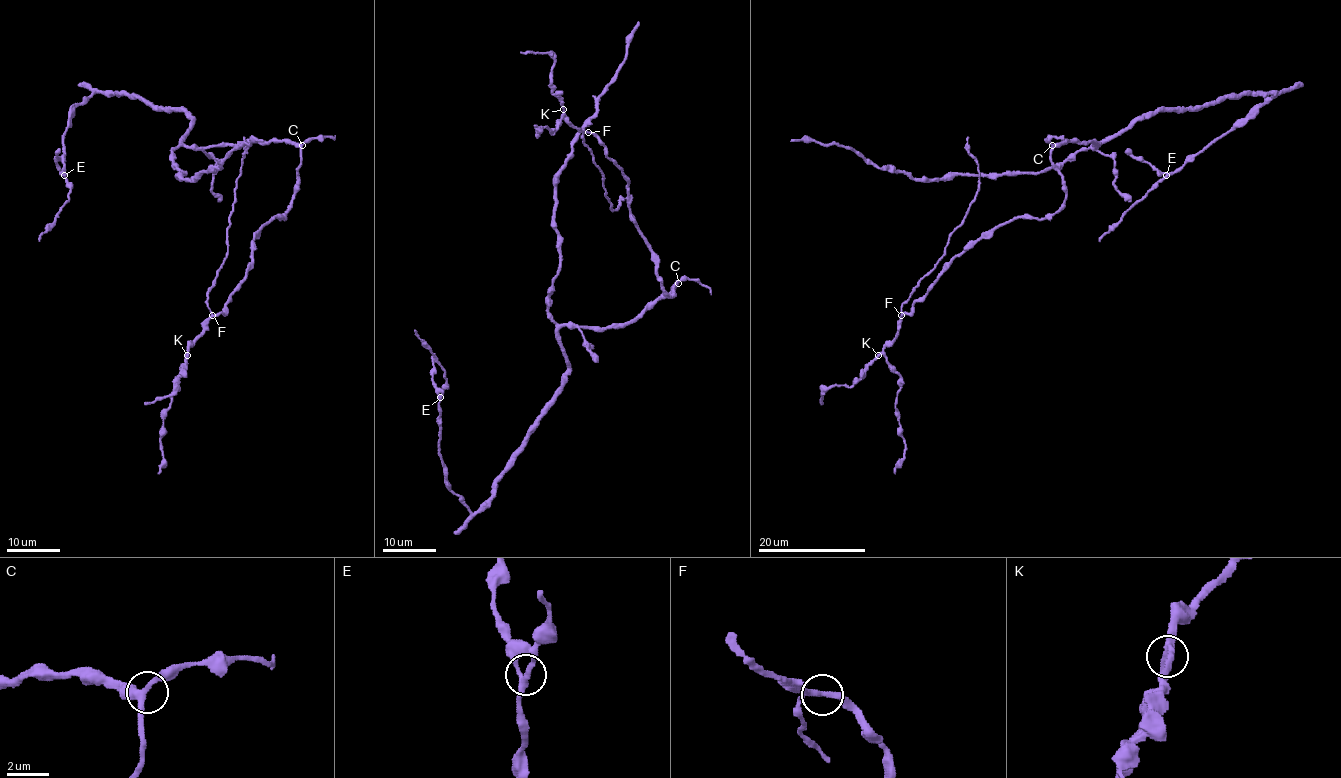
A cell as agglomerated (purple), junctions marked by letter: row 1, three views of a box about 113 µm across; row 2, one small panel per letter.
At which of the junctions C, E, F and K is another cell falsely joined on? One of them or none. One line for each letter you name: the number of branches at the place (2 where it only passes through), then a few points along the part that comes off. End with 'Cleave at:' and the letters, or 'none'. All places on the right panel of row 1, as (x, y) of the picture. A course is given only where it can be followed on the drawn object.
F: 3 branches meet; foreign part runs (901, 314), (904, 302), (943, 255), (949, 235), (962, 223), (979, 187), (978, 161), (968, 152), (967, 137)
Cleave at: F

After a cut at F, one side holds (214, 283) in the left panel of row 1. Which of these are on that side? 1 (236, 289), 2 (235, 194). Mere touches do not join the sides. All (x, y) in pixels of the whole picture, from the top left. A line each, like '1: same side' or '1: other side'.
1: other side
2: same side

